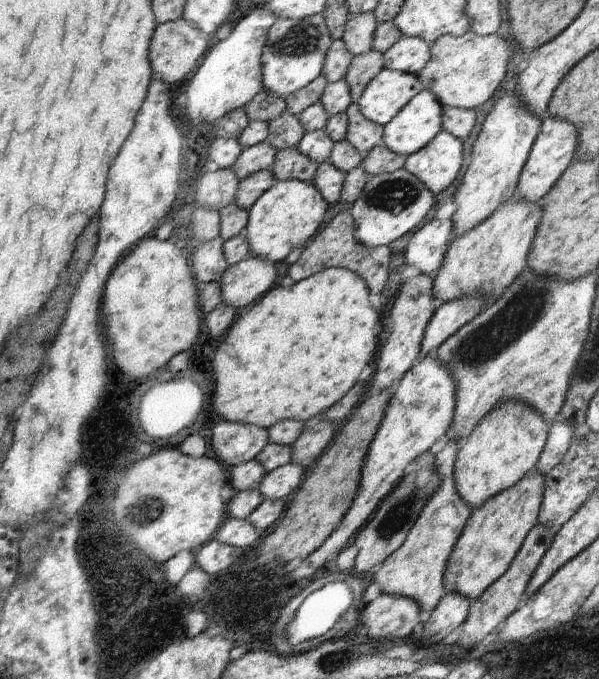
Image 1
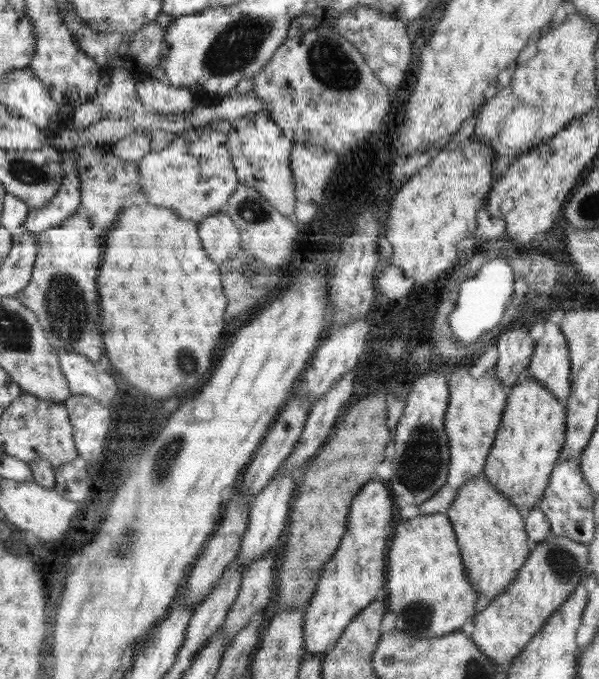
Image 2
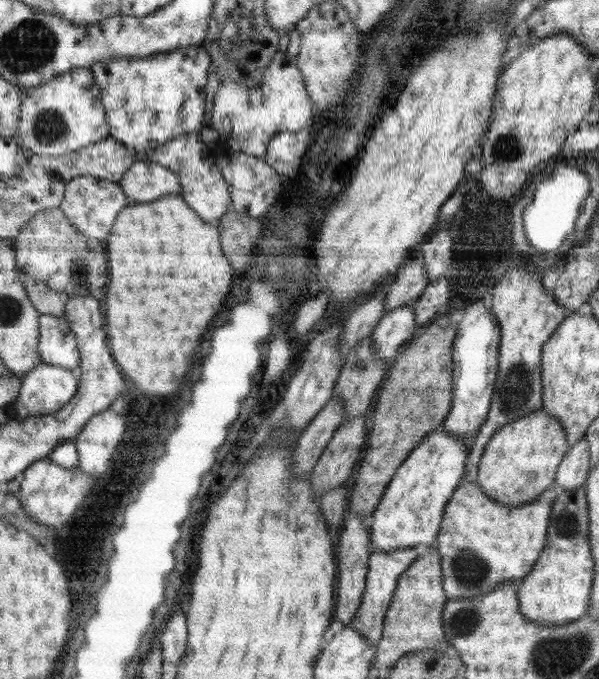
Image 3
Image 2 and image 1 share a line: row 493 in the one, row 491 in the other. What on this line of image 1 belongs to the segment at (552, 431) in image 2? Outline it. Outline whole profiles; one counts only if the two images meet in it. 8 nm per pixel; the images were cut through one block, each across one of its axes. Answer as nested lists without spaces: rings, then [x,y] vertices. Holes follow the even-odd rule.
[[[532,469],[518,484],[512,488],[492,496],[486,500],[480,508],[473,508],[471,517],[466,521],[464,530],[460,538],[456,541],[452,552],[450,553],[446,572],[444,574],[444,592],[445,594],[460,594],[464,598],[474,600],[480,596],[484,590],[492,586],[494,582],[506,574],[512,560],[516,558],[526,535],[538,523],[540,506],[544,494],[544,478],[536,469]]]

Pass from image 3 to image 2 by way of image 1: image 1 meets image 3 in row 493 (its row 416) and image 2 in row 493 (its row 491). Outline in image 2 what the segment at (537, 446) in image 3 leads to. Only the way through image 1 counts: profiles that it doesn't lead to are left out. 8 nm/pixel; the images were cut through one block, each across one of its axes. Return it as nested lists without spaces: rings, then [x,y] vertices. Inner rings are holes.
[[[476,475],[466,481],[446,512],[456,533],[456,540],[464,561],[464,572],[471,584],[489,601],[512,585],[516,575],[530,554],[531,543],[525,529],[525,513],[512,499],[500,493],[488,477]]]

